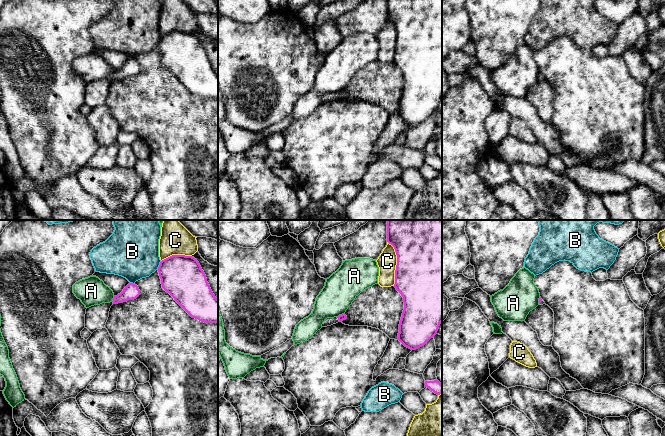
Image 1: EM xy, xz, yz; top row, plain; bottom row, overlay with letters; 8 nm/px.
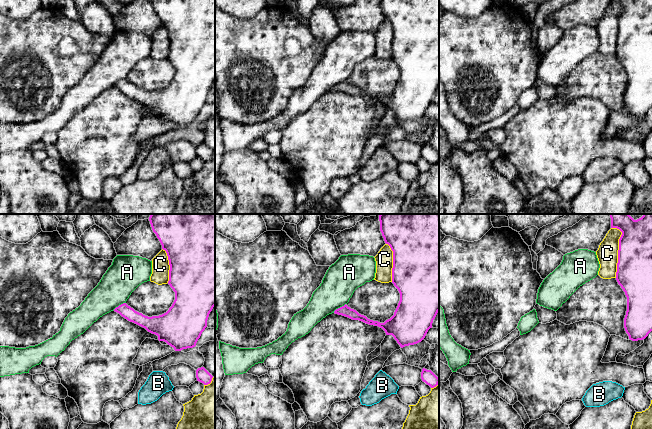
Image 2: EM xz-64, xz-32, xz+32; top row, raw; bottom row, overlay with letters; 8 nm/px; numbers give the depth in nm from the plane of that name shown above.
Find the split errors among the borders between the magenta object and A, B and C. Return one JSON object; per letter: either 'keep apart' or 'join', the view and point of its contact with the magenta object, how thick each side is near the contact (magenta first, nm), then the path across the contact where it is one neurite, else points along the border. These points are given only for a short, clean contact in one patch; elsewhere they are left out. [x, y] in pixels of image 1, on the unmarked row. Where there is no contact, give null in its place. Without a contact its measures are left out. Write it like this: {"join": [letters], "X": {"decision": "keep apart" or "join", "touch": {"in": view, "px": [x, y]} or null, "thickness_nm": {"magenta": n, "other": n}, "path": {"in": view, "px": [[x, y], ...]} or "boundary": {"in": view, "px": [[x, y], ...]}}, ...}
{"join": [], "A": {"decision": "keep apart", "touch": {"in": "xy", "px": [113, 75]}, "thickness_nm": {"magenta": 120, "other": 220}}, "B": {"decision": "keep apart", "touch": {"in": "xy", "px": [159, 41]}, "thickness_nm": {"magenta": 340, "other": 440}}, "C": {"decision": "keep apart", "touch": {"in": "xz", "px": [397, 39]}, "thickness_nm": {"magenta": 500, "other": 160}}}

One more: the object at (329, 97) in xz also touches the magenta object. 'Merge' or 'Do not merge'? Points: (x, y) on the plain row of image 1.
Merge

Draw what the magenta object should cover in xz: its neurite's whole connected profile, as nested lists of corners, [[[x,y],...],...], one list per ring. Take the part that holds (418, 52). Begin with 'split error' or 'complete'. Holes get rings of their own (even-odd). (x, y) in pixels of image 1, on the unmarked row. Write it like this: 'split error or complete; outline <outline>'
complete; outline [[[387,0],[387,18],[391,20],[397,31],[394,63],[403,73],[404,86],[399,100],[398,116],[407,124],[416,126],[433,114],[442,99],[442,0]]]

